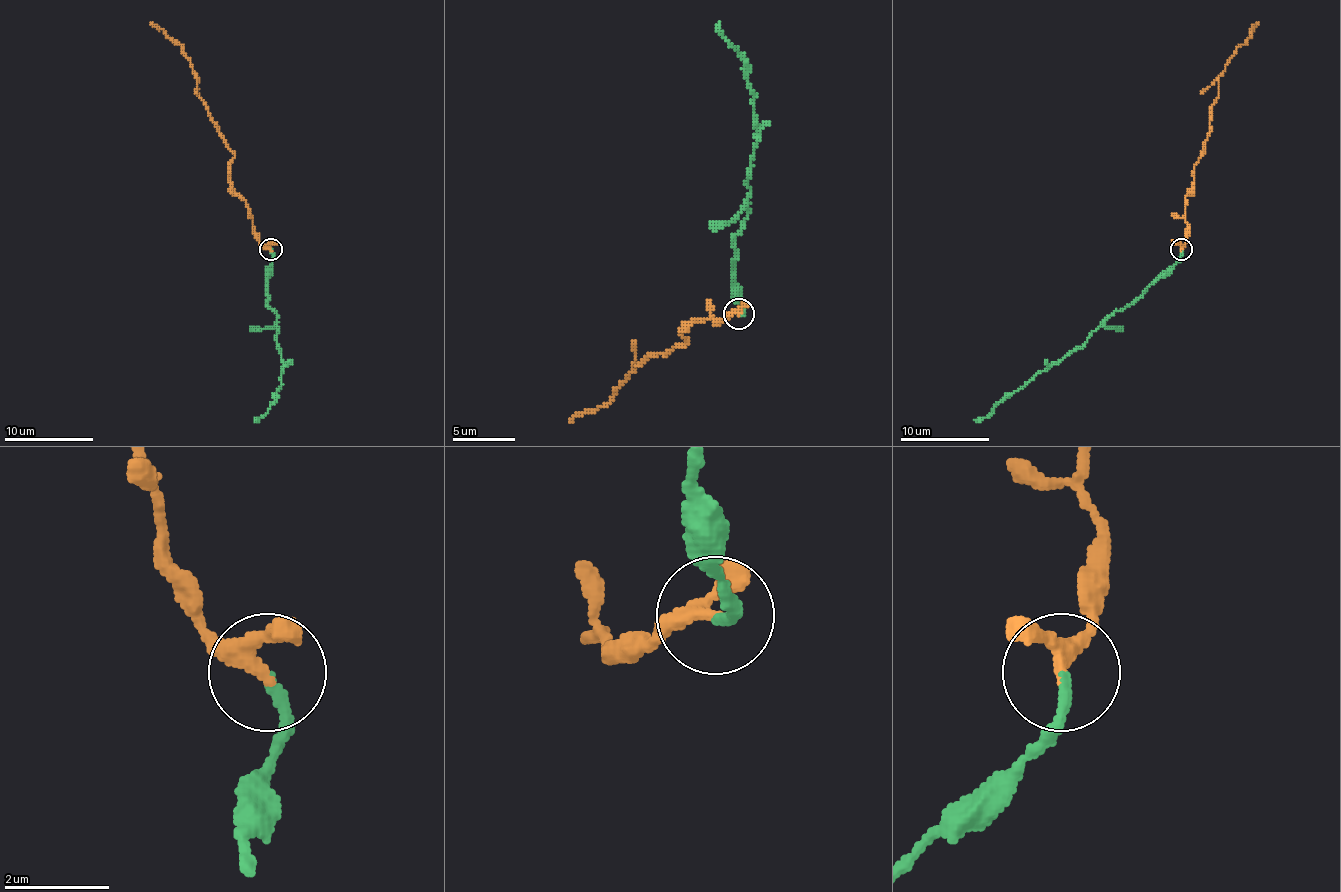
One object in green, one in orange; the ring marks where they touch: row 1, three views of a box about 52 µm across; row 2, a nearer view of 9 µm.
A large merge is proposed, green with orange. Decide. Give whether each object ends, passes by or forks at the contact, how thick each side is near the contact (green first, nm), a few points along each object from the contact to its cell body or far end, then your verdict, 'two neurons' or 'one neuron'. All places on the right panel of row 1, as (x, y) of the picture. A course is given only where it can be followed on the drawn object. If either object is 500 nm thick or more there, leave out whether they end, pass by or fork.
green ends | orange passes by | 220/240 nm | green via (1180, 249), (1180, 258), (1136, 300), (1112, 313), (1083, 344), (1047, 369), (1038, 371), (983, 420), (974, 420) | orange via (1180, 249), (1187, 231), (1185, 198), (1194, 186), (1194, 164), (1209, 133), (1218, 75), (1258, 22) | one neuron

